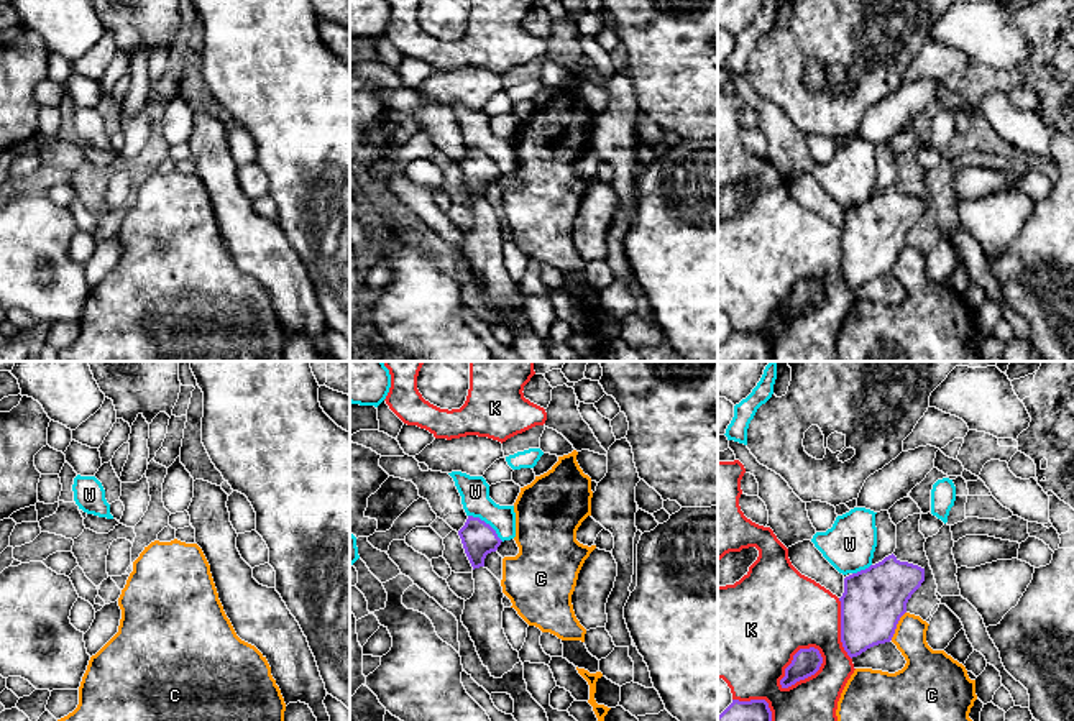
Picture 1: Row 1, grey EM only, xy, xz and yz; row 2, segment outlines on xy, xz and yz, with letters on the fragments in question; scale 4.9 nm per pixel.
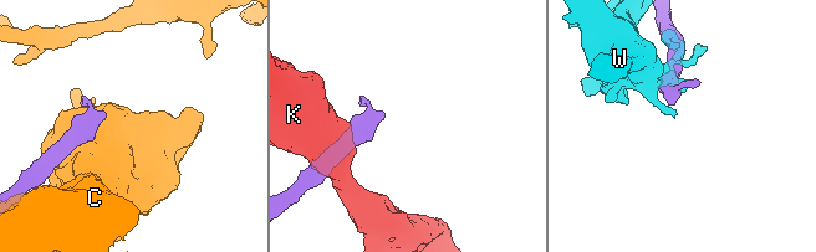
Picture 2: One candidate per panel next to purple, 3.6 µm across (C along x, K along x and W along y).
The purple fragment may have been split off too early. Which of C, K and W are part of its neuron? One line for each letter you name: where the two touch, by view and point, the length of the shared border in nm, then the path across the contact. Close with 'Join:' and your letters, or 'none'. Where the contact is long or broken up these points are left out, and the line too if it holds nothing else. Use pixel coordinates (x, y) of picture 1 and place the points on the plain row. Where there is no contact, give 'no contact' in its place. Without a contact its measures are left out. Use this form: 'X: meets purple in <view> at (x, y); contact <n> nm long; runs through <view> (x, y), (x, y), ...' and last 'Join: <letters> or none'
Join: none

